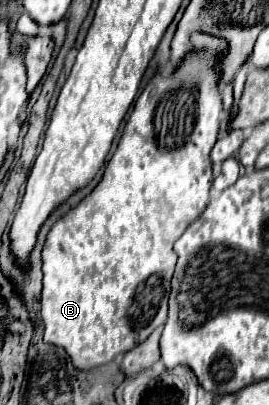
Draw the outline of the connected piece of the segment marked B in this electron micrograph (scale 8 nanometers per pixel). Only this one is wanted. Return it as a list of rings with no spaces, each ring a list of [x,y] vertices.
[[[203,32],[191,34],[191,44],[197,50],[191,50],[173,72],[163,74],[161,70],[157,70],[153,74],[153,78],[145,84],[143,92],[135,100],[133,112],[129,116],[129,122],[123,128],[123,134],[121,134],[119,144],[117,144],[117,150],[111,156],[111,160],[107,162],[107,166],[105,166],[103,178],[93,188],[93,192],[89,192],[65,216],[61,216],[53,224],[49,234],[47,234],[47,240],[45,240],[45,246],[43,246],[43,272],[45,272],[45,276],[43,276],[43,296],[41,296],[41,316],[43,316],[43,324],[45,324],[45,342],[65,348],[65,352],[73,360],[73,366],[79,368],[79,370],[89,370],[89,368],[95,368],[95,366],[111,362],[117,354],[135,348],[157,326],[165,324],[167,310],[169,310],[171,278],[173,278],[173,270],[175,270],[175,262],[177,262],[177,254],[173,252],[173,242],[207,208],[209,188],[211,188],[211,182],[213,182],[213,170],[211,170],[209,152],[211,152],[211,148],[213,148],[213,144],[217,140],[219,122],[221,122],[221,110],[223,110],[223,102],[221,102],[221,60],[227,54],[229,44],[227,44],[227,40],[223,40],[219,36],[203,34]]]

